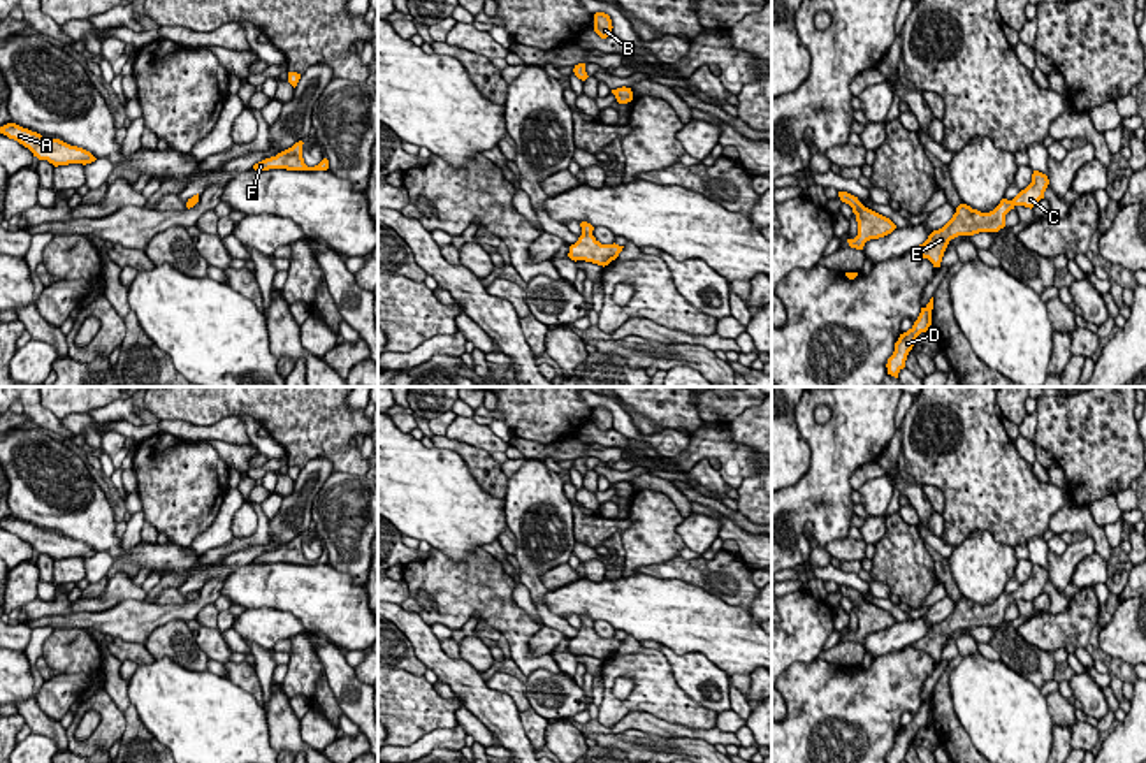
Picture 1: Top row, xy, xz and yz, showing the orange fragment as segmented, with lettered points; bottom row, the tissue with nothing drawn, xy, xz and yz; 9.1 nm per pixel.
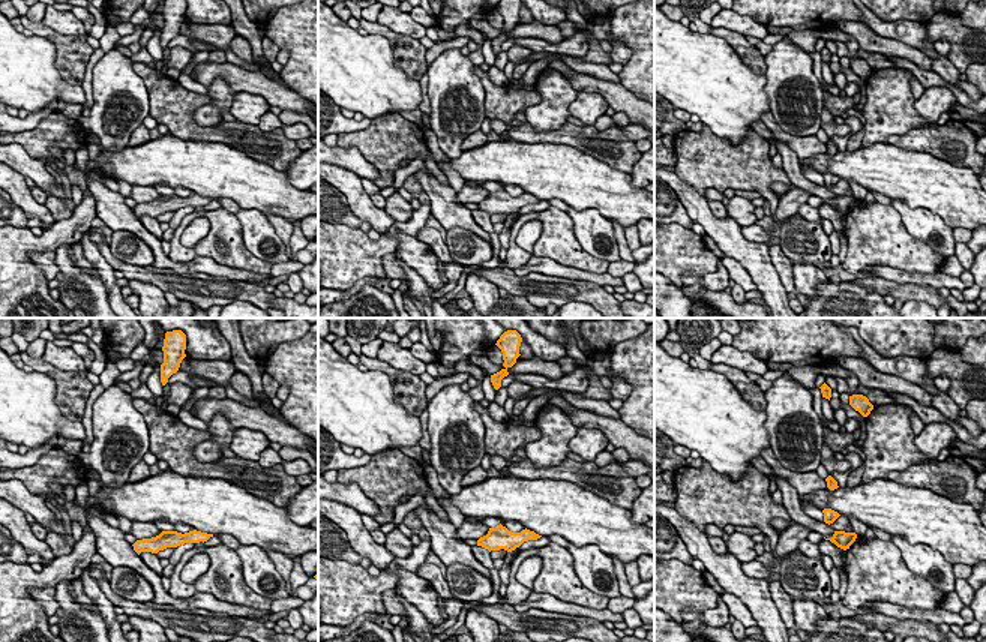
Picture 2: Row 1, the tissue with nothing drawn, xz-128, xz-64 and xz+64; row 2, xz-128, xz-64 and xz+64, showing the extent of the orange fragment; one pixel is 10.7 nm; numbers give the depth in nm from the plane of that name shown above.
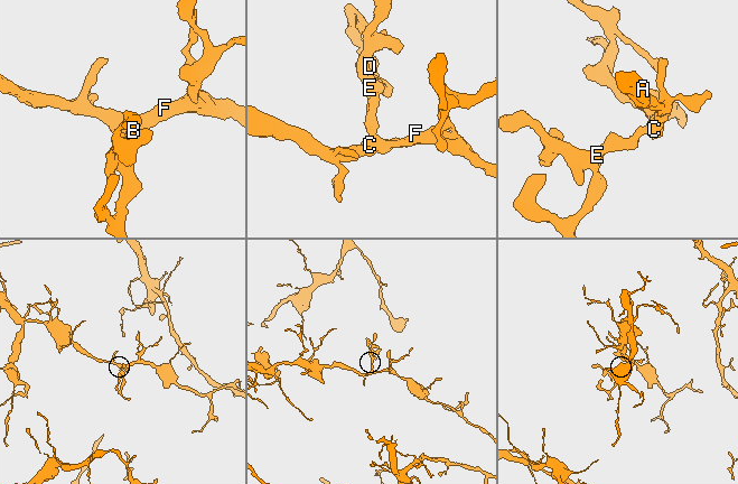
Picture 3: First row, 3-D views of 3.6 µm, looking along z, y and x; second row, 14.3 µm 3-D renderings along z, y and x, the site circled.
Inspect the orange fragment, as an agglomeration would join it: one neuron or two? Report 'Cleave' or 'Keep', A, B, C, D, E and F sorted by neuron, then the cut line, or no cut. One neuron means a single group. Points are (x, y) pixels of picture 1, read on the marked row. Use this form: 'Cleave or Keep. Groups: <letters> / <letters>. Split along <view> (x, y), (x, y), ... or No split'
Keep. Groups: A B C D E F. No split

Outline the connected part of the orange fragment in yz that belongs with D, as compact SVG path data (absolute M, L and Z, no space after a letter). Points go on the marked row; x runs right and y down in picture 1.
M933 297L925 308L921 308L921 313L914 322L914 325L907 332L900 334L898 341L895 343L895 352L886 364L888 374L898 378L898 373L905 367L907 355L916 345L918 336L921 332L930 331L932 309L933 309Z

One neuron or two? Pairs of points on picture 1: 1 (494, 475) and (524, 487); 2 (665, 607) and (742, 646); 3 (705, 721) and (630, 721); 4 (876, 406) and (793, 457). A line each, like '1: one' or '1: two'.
1: two
2: one
3: two
4: two

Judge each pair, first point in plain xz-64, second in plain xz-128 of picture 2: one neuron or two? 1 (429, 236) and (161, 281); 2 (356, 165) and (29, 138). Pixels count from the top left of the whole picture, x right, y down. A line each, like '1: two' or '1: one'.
1: one
2: two

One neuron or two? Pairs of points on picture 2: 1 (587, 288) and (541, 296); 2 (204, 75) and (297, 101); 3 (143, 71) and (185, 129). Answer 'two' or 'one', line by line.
1: one
2: one
3: one

